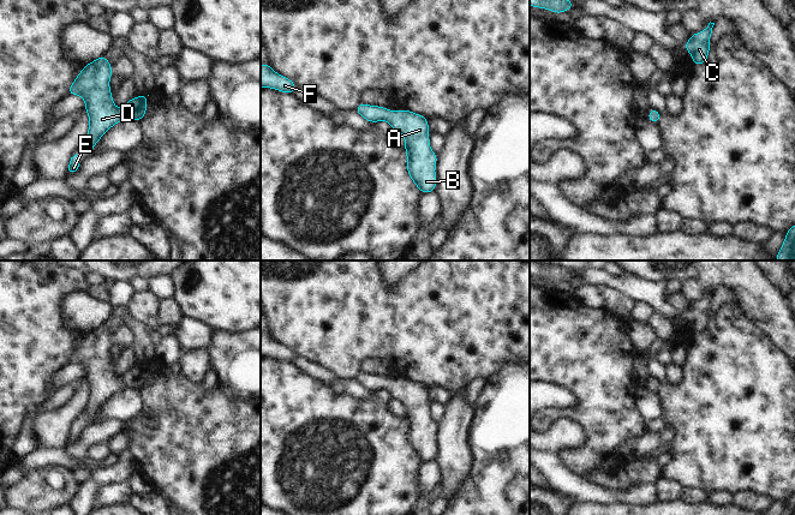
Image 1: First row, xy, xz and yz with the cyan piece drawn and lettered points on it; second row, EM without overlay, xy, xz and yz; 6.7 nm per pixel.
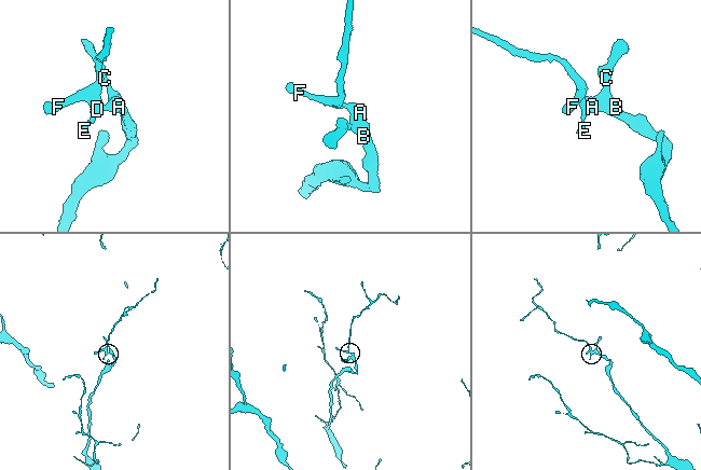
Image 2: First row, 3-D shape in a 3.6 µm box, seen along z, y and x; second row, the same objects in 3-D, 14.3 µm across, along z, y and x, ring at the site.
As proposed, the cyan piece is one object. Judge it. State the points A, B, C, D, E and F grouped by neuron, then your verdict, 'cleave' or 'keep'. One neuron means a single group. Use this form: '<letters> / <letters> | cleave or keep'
A B C D E F | keep

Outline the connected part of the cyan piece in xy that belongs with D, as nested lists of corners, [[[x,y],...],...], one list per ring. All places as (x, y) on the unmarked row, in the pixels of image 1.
[[[102,324],[84,335],[68,358],[67,364],[79,364],[85,370],[90,391],[85,408],[89,415],[86,421],[91,421],[100,407],[120,389],[139,390],[147,382],[148,365],[142,363],[118,378],[109,358],[110,346],[112,333]]]

